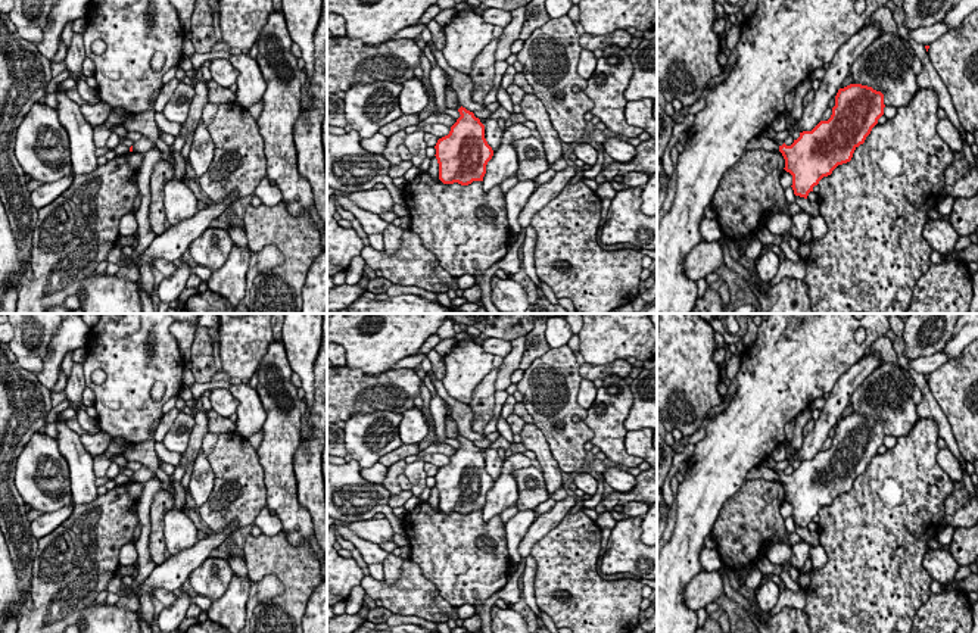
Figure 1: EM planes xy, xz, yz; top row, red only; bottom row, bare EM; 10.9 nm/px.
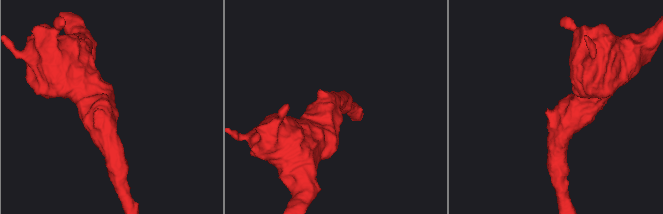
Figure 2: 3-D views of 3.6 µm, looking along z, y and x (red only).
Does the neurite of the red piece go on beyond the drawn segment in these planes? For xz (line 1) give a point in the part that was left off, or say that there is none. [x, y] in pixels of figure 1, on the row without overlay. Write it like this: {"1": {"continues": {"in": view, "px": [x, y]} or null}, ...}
{"1": {"continues": null}}

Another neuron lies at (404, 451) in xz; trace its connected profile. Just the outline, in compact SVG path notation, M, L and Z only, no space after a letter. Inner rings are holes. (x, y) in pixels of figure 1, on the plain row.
M402 445L396 450L392 450L390 453L383 455L379 462L386 465L387 468L401 461L405 459L409 455L418 455L420 452L420 445Z

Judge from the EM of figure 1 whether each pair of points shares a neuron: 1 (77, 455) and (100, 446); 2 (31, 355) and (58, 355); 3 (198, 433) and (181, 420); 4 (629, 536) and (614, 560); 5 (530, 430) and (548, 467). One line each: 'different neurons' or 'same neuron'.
1: different neurons
2: different neurons
3: different neurons
4: same neuron
5: same neuron

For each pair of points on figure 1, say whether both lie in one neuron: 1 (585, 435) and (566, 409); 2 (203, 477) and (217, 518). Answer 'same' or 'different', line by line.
1: same
2: different

